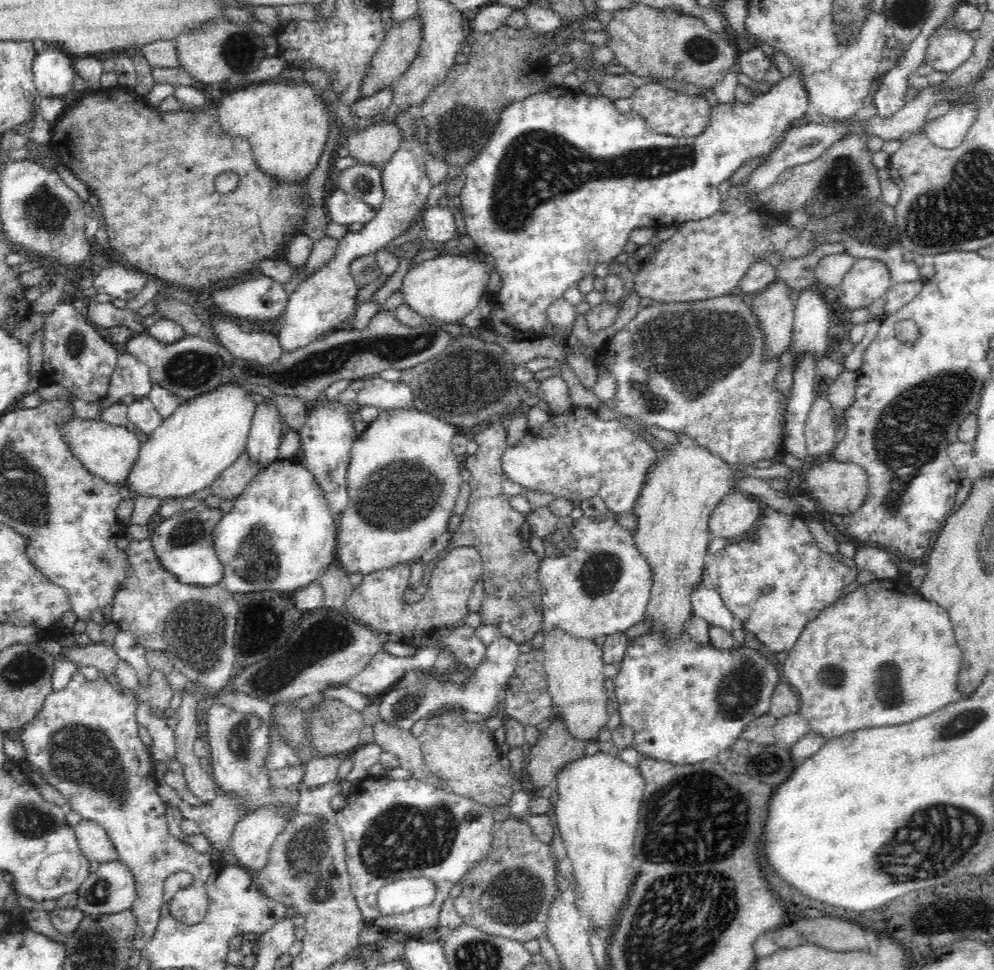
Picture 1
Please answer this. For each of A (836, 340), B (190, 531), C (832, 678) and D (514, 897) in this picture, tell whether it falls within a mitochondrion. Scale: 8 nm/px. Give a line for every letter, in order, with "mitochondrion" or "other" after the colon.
A: other
B: mitochondrion
C: mitochondrion
D: mitochondrion

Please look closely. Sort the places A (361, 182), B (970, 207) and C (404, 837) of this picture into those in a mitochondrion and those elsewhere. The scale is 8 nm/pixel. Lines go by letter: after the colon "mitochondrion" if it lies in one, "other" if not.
A: mitochondrion
B: mitochondrion
C: mitochondrion

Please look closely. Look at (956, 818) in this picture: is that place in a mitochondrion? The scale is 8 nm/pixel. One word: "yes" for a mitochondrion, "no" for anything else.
yes

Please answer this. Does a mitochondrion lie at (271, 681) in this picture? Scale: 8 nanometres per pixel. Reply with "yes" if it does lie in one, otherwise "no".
yes

